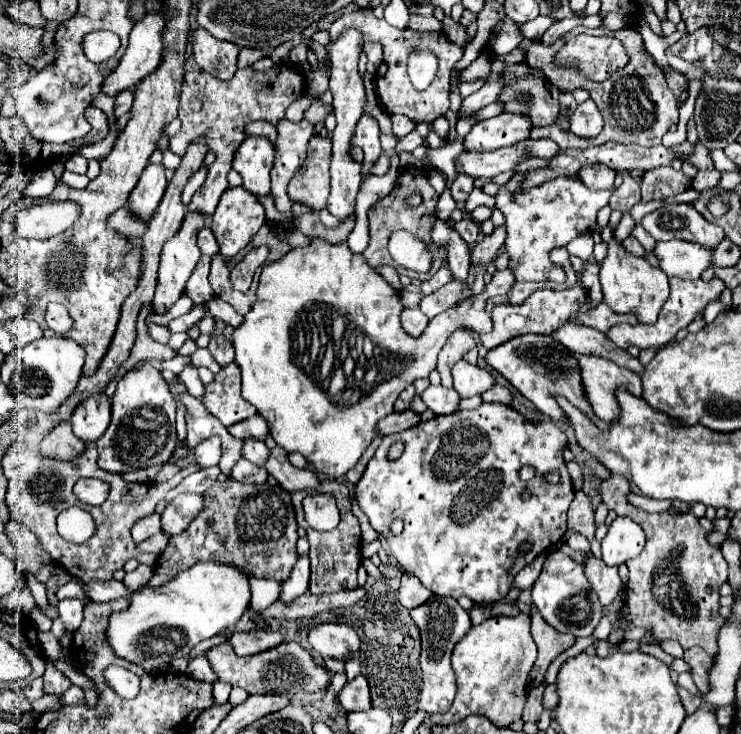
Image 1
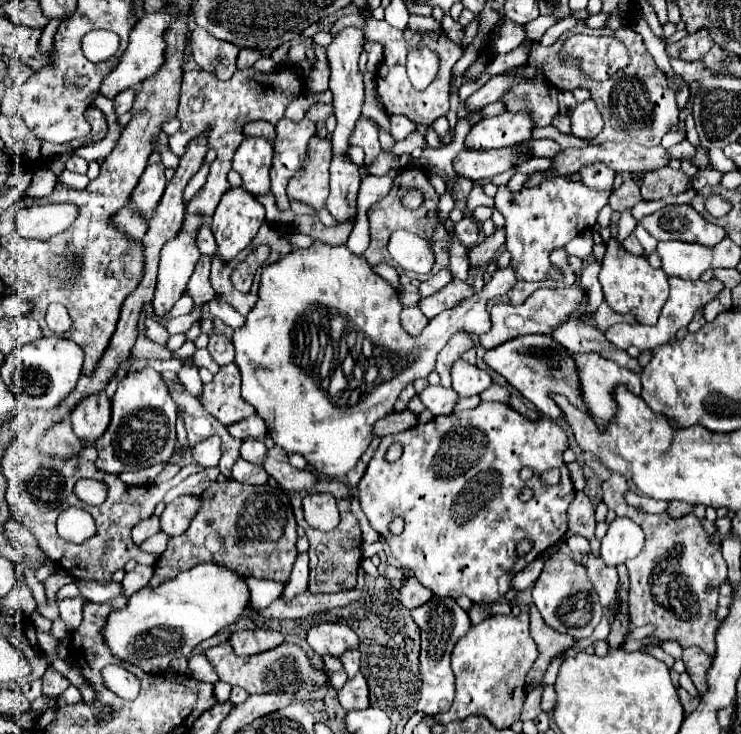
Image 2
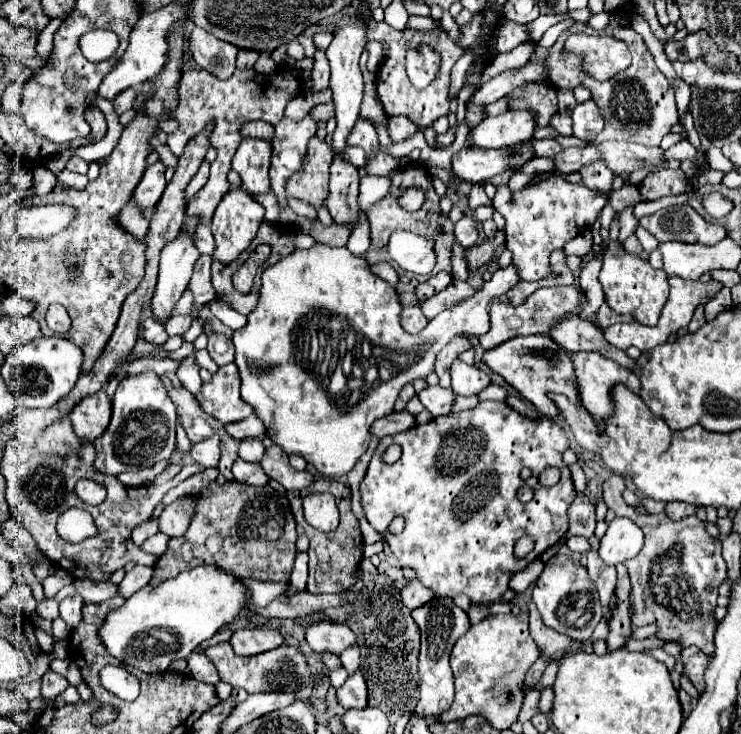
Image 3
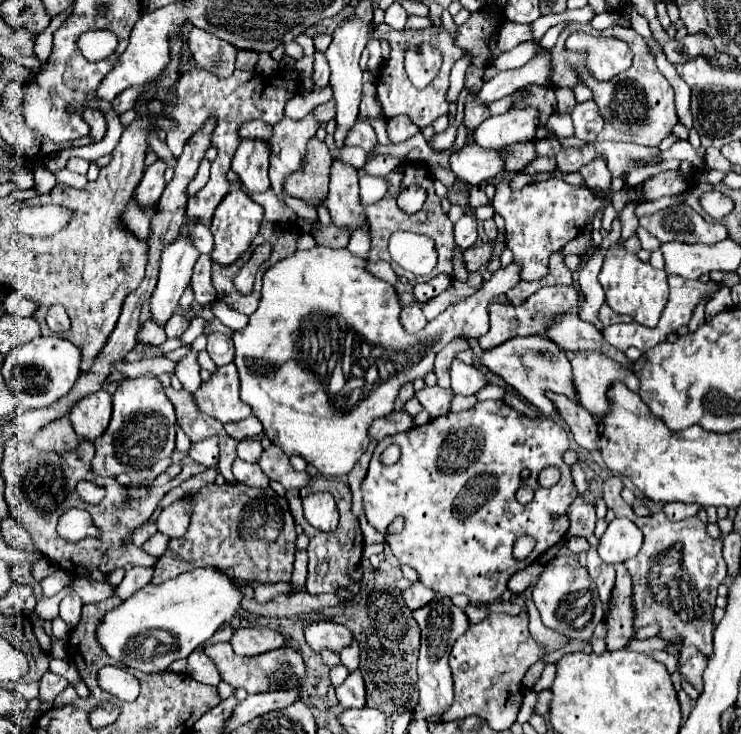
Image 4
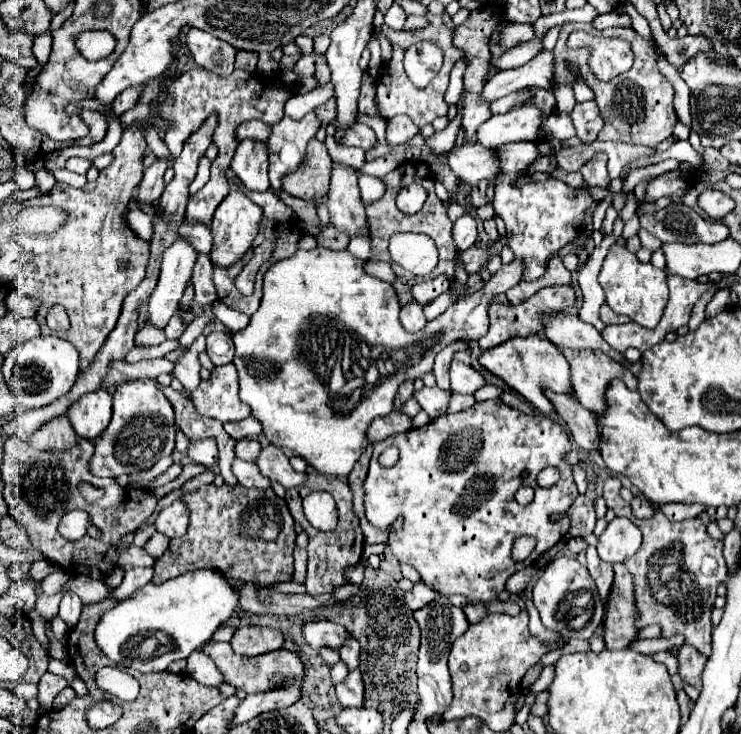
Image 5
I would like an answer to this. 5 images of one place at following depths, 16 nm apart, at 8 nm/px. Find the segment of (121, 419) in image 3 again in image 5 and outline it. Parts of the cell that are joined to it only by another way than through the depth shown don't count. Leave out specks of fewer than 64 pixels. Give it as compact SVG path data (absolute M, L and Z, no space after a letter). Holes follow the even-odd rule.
M138 378L120 384L114 392L114 412L108 428L94 440L94 456L90 470L94 476L118 478L120 474L152 468L160 458L174 450L176 424L174 408L164 396L160 382L154 378Z

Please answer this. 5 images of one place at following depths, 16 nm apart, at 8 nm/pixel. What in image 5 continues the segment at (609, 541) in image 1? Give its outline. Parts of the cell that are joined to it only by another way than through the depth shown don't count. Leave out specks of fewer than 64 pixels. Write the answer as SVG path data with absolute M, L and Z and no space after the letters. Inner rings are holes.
M614 518L604 534L598 538L598 556L604 562L618 564L630 558L636 550L640 550L642 532L628 518Z

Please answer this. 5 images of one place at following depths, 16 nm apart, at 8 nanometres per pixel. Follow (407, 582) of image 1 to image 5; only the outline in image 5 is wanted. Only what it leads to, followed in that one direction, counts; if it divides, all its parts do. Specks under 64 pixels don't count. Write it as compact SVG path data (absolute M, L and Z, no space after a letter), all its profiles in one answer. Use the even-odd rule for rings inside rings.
M416 582L410 590L404 592L404 600L408 604L410 610L418 610L418 608L424 608L426 604L430 604L432 600L436 598L436 592L428 586L424 586L422 582Z

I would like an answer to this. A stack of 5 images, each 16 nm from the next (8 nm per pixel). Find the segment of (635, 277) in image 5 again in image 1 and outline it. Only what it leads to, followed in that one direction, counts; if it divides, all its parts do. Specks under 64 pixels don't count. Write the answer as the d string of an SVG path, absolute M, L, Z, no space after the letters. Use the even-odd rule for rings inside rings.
M610 242L608 256L600 264L600 284L608 308L612 308L618 314L634 314L642 324L656 322L658 312L670 294L668 276L660 268L654 268L646 258L630 254L622 248L622 244L616 242Z

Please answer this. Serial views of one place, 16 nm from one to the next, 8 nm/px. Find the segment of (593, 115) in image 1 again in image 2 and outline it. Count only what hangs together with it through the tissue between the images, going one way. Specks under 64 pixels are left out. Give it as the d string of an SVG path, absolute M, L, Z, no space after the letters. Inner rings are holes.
M586 100L578 104L570 118L572 118L572 134L578 138L586 138L586 140L596 138L604 126L594 100Z

